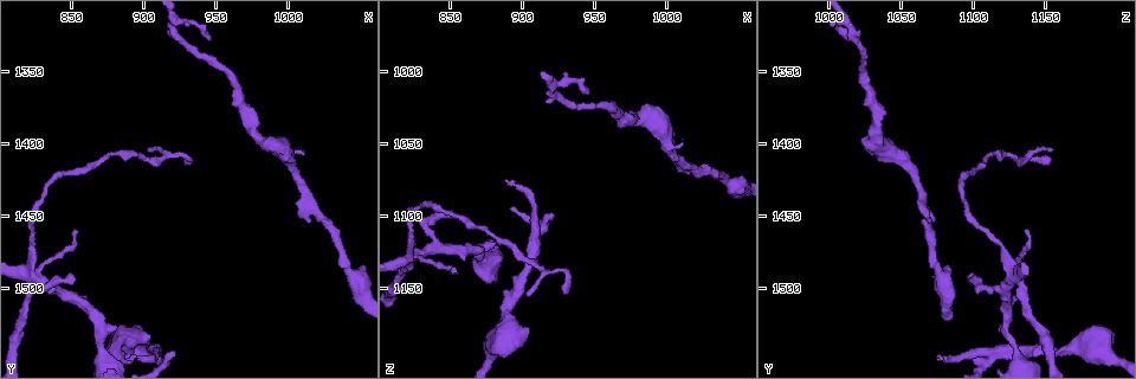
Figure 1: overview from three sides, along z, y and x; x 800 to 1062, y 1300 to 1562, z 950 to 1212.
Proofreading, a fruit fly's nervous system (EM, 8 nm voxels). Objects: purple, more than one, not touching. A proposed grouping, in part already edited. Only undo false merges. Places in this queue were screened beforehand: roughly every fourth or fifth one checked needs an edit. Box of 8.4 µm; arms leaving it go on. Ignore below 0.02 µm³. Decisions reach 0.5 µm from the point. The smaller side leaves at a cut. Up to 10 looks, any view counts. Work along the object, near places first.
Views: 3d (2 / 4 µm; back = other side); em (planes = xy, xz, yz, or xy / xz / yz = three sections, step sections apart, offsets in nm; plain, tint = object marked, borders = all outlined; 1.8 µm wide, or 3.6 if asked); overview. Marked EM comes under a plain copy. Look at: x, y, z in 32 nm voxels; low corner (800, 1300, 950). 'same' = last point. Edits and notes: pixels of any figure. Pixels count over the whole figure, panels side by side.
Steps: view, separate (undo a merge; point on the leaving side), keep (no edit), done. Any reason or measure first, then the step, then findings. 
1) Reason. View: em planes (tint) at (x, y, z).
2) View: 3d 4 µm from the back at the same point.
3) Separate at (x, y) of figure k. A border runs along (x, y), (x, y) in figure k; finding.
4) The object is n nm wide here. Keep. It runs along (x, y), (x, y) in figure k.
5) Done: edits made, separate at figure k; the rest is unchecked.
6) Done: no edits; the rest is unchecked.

View: 3d 2 µm at (906, 1544, 1114).

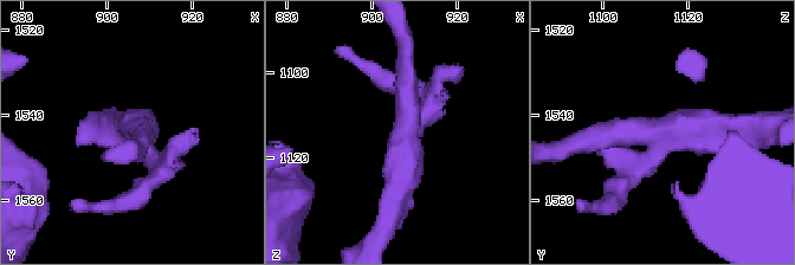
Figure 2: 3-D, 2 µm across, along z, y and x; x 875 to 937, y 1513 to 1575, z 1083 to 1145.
View: em planes (tint) at (908, 1543, 1113).

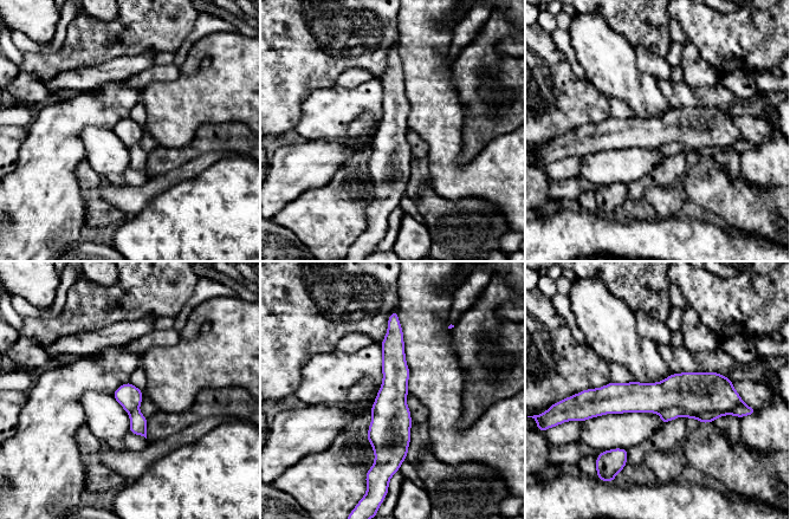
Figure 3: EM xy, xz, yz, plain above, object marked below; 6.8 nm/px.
The object is 160 nm wide here. Separate at (666, 415) of figure 3. A second cell is stuck on.

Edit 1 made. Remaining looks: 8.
Calibre changes. View: 3d 4 µm from the back at (878, 1546, 1190).

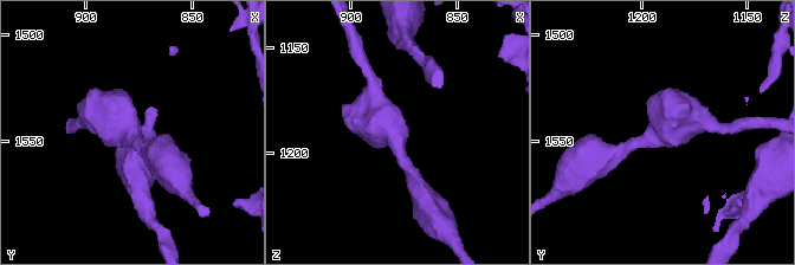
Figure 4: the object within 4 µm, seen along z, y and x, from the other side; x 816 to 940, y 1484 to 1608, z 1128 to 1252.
The arms are 190, 380 nm wide. View: em planes (borders) at (880, 1546, 1192).

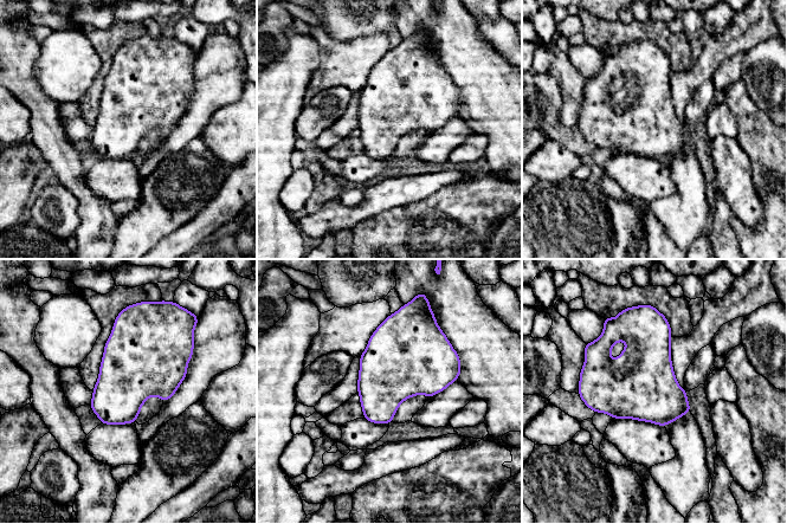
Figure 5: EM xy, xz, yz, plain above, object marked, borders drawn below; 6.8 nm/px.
Keep. Continuous, no second cell.

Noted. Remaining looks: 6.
Four arms meet. View: em xz step 16 (tint) at (824, 1492, 1126).

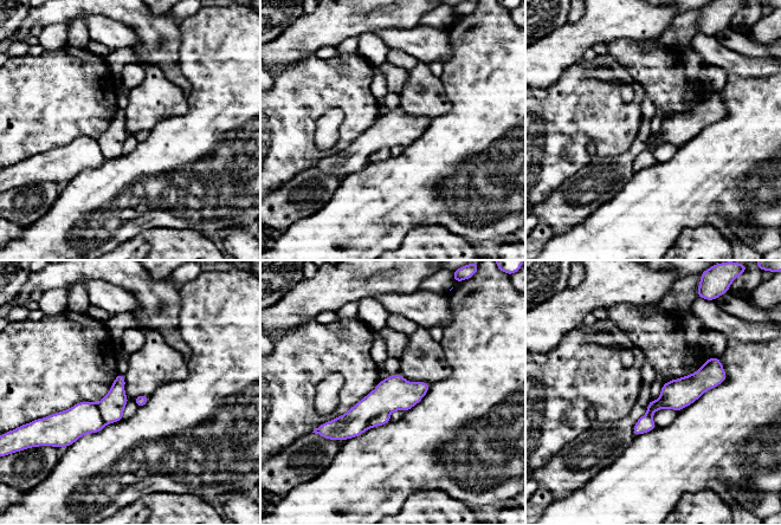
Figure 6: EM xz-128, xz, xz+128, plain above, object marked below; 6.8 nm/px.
Cut it another way. View: em planes (tint) at the same point.

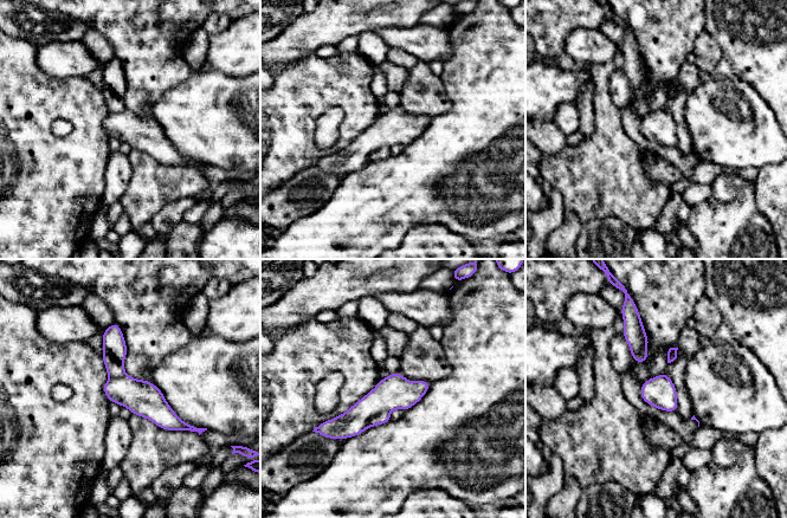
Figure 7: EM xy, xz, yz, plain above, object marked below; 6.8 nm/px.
Separate at (381, 418) of figure 7. A border runs along (388, 410), (375, 414), (367, 426) in figure 7; a second cell is stuck on.

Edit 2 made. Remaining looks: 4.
Abrupt turn. View: 3d 2 µm at (920, 1318, 1012).

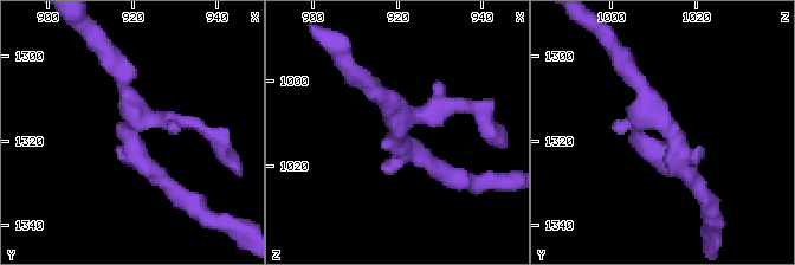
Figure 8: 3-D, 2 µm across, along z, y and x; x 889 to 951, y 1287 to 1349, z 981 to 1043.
Need the tissue. View: em planes (borders) at (920, 1318, 1013).

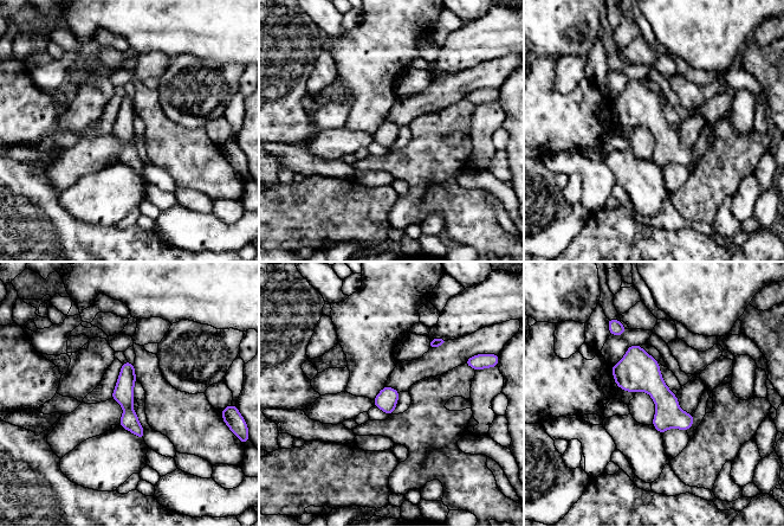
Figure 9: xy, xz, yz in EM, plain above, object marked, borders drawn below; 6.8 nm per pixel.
Keep. It runs along (125, 365), (129, 421), (141, 435) in figure 9; one cell here.

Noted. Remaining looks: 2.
Done: edits made, separate at figure 3, separate at figure 7; the rest is unchecked.

